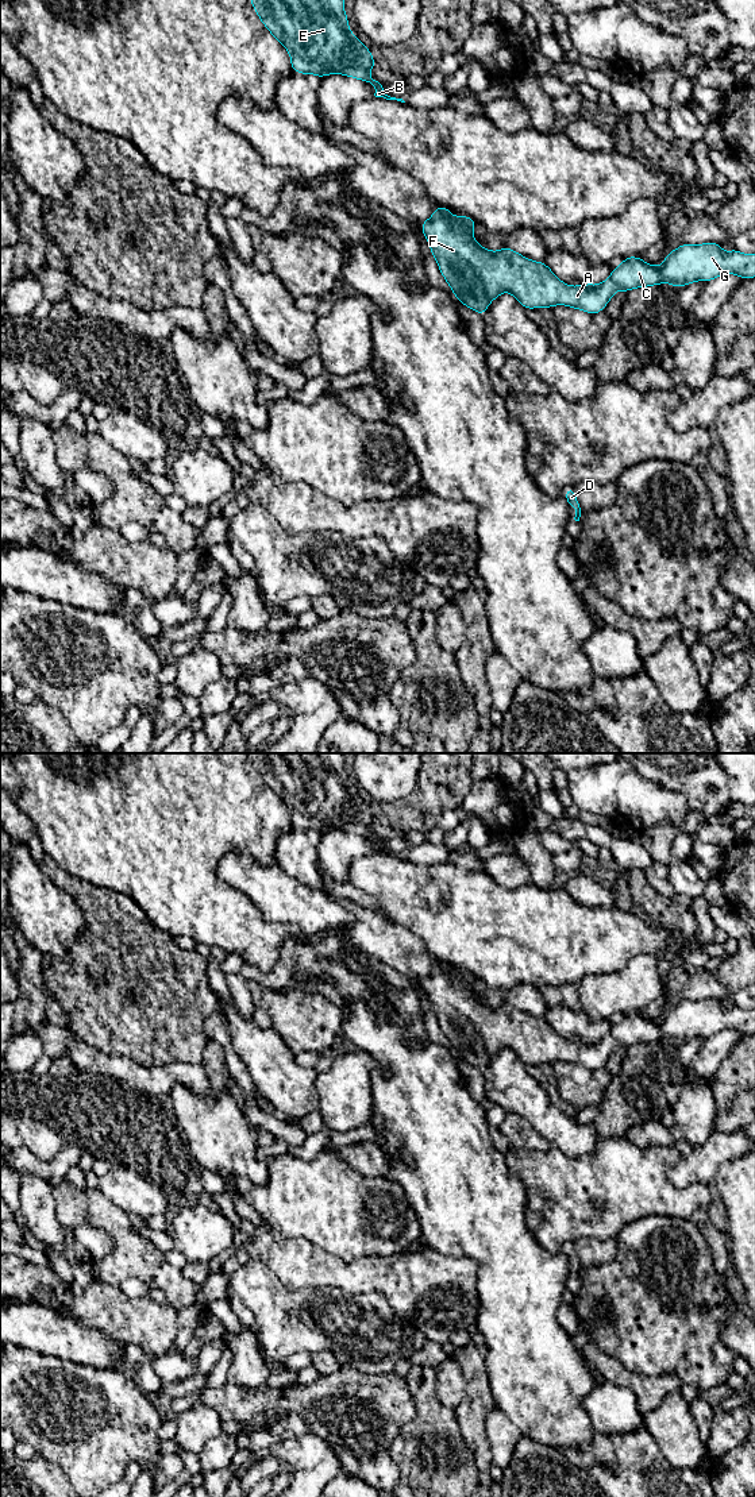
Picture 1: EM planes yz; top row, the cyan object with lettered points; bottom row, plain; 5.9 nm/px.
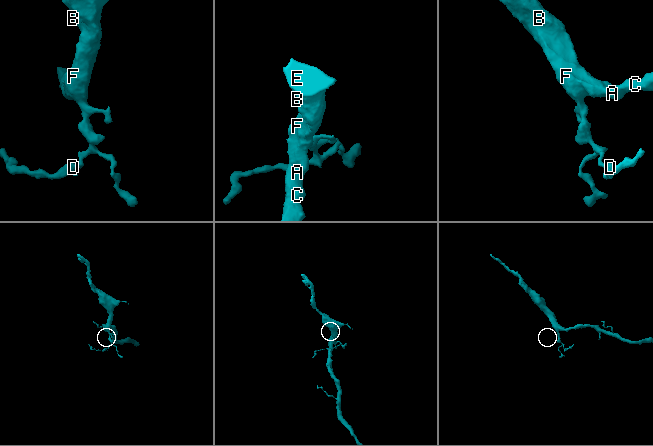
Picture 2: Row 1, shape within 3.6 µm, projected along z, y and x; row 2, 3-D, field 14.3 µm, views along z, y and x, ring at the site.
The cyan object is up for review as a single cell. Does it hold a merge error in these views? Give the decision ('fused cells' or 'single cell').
single cell

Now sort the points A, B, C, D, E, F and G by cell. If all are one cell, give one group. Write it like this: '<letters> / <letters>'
A B C D E F G

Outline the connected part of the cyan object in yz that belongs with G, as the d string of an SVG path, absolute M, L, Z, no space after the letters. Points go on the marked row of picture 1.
M436 207L432 216L421 221L421 231L438 267L455 294L455 298L479 313L488 310L489 304L501 293L511 293L523 308L552 308L565 305L590 315L600 313L617 290L629 292L636 288L648 288L671 283L677 289L697 282L709 282L721 274L735 274L743 279L755 277L755 254L743 254L732 247L724 252L721 244L709 242L702 244L681 244L670 251L660 266L652 266L639 256L627 256L610 277L600 285L585 283L570 286L561 281L544 262L536 262L504 246L498 251L484 248L473 236L477 221L469 216L454 216L448 208Z

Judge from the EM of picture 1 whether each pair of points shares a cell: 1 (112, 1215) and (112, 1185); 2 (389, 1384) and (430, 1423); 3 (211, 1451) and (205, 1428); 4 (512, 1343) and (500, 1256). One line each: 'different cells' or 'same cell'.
1: different cells
2: different cells
3: different cells
4: same cell

